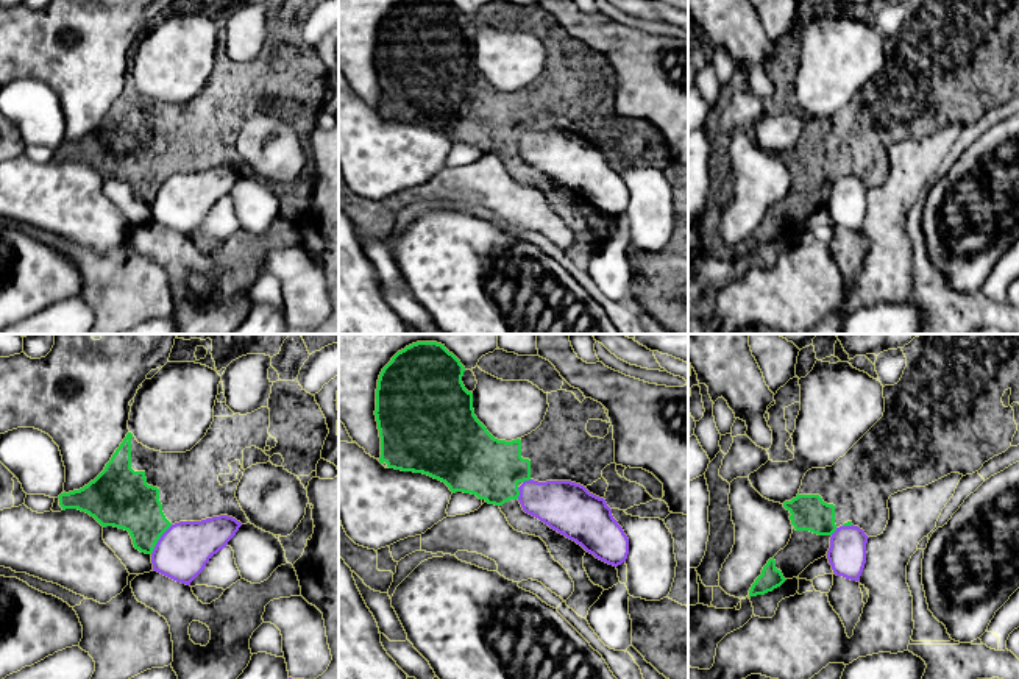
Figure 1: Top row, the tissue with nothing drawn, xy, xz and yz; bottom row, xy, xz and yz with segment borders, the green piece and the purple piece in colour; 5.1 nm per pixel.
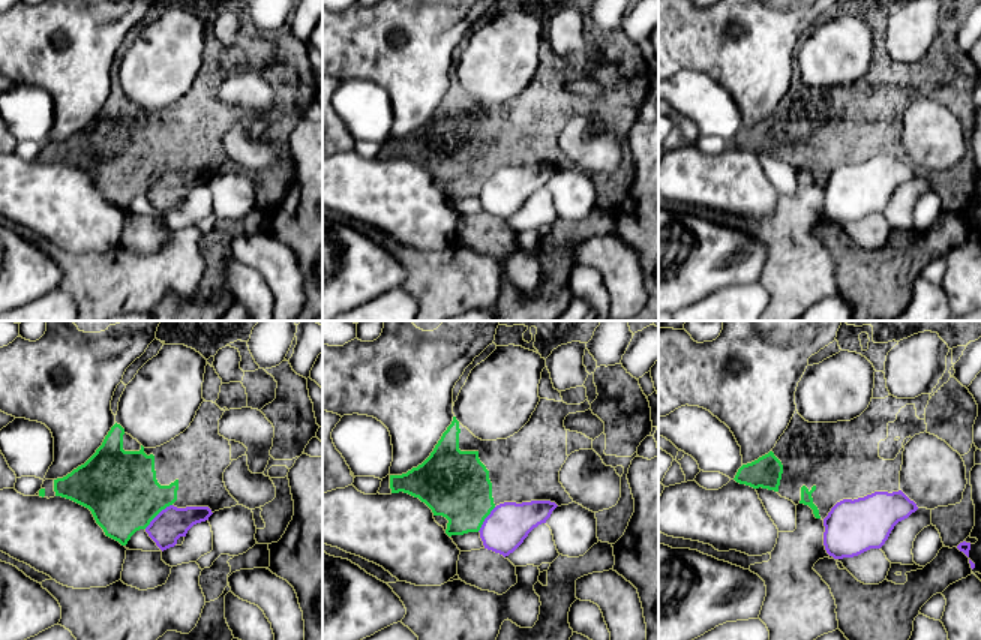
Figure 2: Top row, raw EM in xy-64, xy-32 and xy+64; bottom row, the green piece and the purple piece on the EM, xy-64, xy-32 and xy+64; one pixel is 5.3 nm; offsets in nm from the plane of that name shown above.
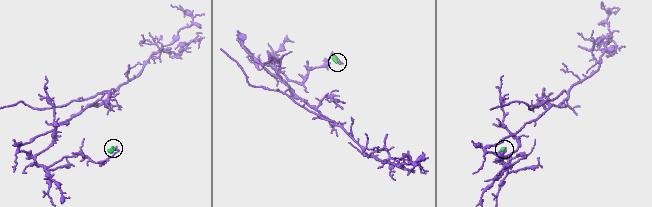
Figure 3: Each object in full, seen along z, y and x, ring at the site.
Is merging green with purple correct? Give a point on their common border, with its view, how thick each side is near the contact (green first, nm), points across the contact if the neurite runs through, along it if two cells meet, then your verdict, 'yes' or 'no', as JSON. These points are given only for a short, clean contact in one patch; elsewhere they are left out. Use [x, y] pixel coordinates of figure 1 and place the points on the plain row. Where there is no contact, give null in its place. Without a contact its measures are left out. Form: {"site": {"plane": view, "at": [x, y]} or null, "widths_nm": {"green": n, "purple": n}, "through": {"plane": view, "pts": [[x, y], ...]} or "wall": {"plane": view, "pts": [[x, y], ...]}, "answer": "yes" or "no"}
{"site": {"plane": "xy", "at": [159, 188]}, "widths_nm": {"green": 280, "purple": 280}, "wall": {"plane": "xy", "pts": [[172, 175], [150, 203]]}, "answer": "no"}

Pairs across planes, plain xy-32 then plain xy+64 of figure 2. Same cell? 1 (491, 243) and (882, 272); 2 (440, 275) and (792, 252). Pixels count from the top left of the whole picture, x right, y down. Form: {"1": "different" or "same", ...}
{"1": "same", "2": "same"}

